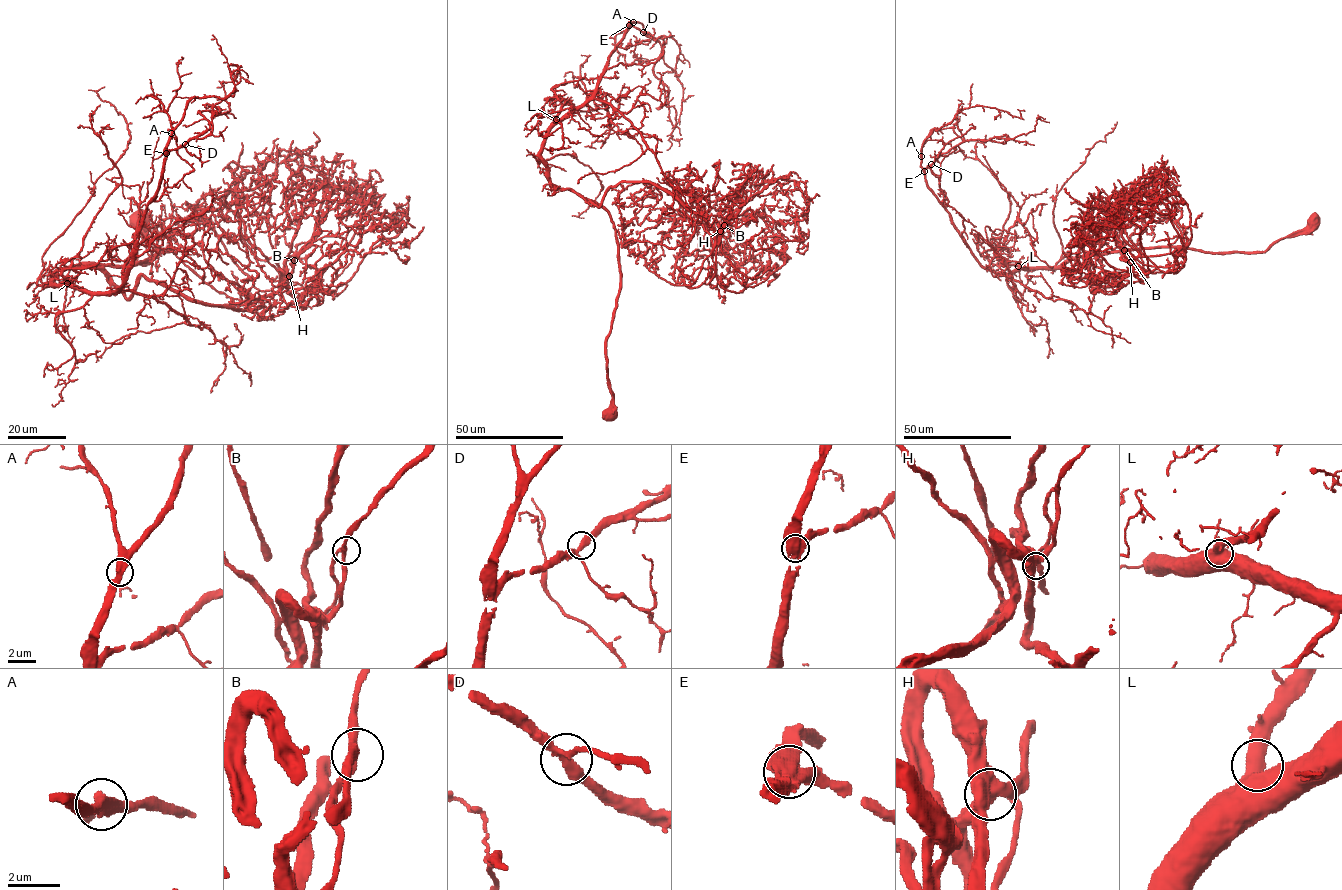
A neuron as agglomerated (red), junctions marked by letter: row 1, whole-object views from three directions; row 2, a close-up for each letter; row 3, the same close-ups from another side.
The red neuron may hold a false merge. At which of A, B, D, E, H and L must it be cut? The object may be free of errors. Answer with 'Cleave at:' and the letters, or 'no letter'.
Cleave at: no letter

